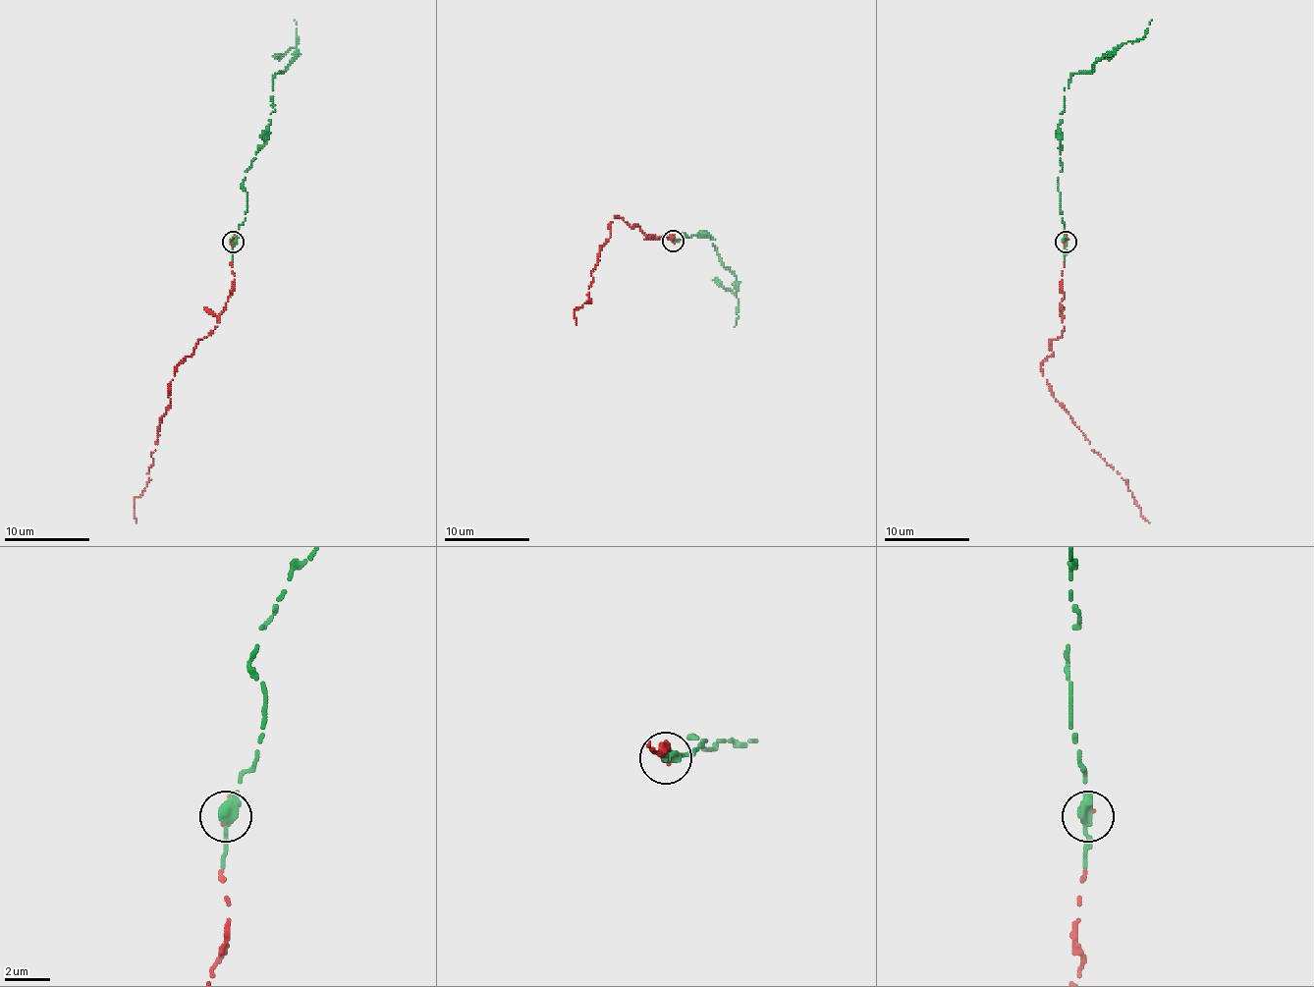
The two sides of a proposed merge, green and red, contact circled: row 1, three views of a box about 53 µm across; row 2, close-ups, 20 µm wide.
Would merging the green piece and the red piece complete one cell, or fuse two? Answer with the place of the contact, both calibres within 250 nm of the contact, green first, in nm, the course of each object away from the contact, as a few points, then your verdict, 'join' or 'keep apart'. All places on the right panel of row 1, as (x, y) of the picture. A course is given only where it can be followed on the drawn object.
at (1066, 242); 600 nm thick on the green side, 140 nm on the other; green runs (1067, 242), (1058, 180), (1064, 87), (1074, 73), (1087, 73), (1102, 56), (1141, 38), (1151, 20); red runs (1067, 242), (1064, 326), (1041, 371), (1149, 522); join

